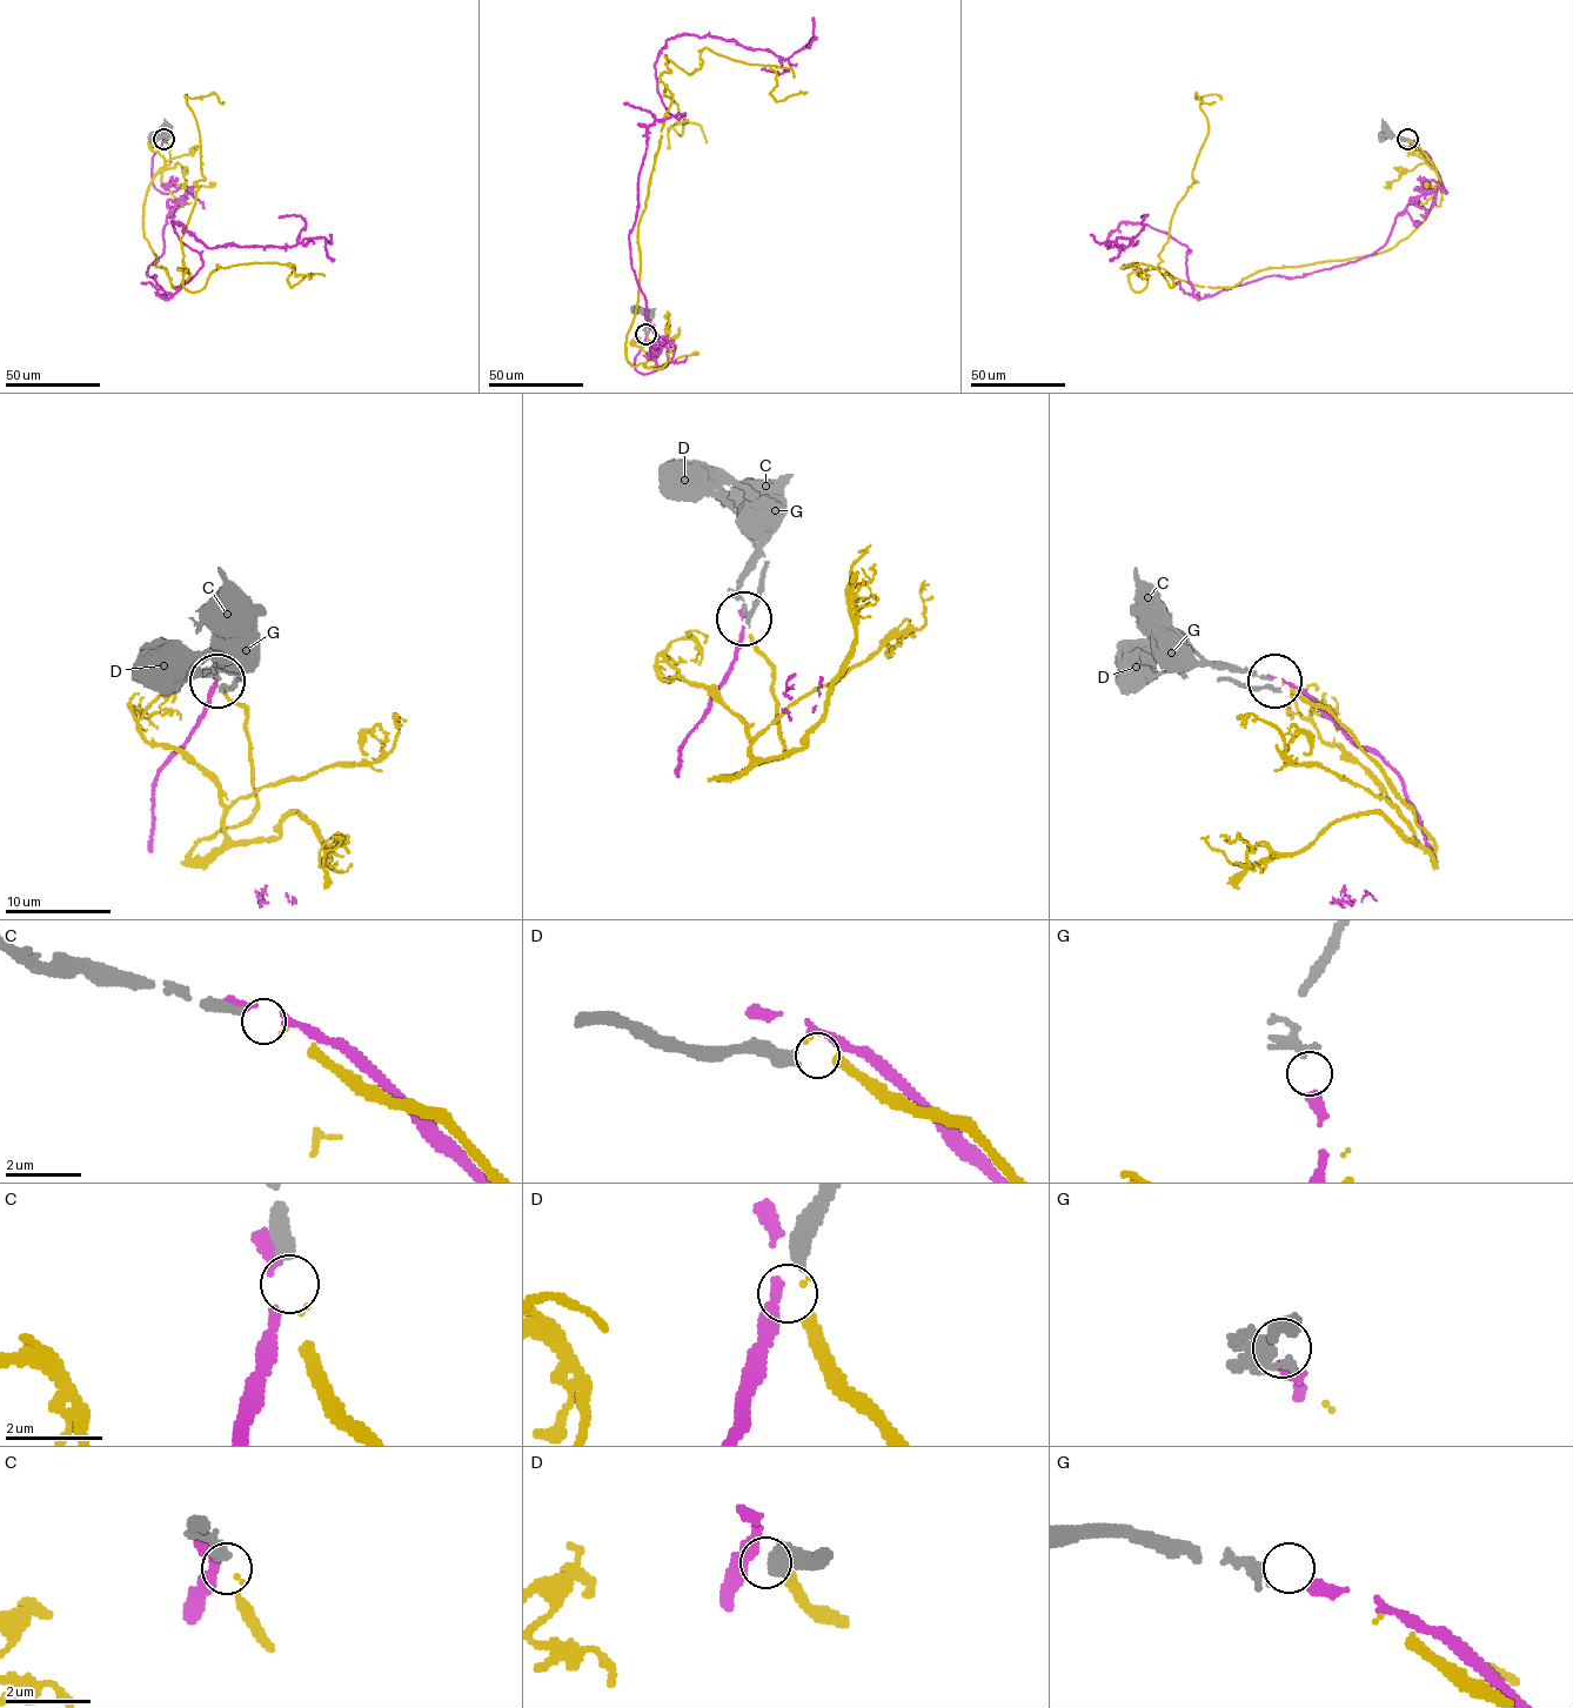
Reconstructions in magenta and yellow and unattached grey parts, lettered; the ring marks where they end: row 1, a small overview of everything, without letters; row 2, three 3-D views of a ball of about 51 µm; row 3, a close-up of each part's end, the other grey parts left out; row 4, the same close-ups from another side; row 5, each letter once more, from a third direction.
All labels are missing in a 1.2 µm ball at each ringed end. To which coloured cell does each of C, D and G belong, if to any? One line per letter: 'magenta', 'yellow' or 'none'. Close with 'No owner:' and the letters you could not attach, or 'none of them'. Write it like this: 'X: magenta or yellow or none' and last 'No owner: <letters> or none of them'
C: none
D: none
G: magenta
No owner: C, D

